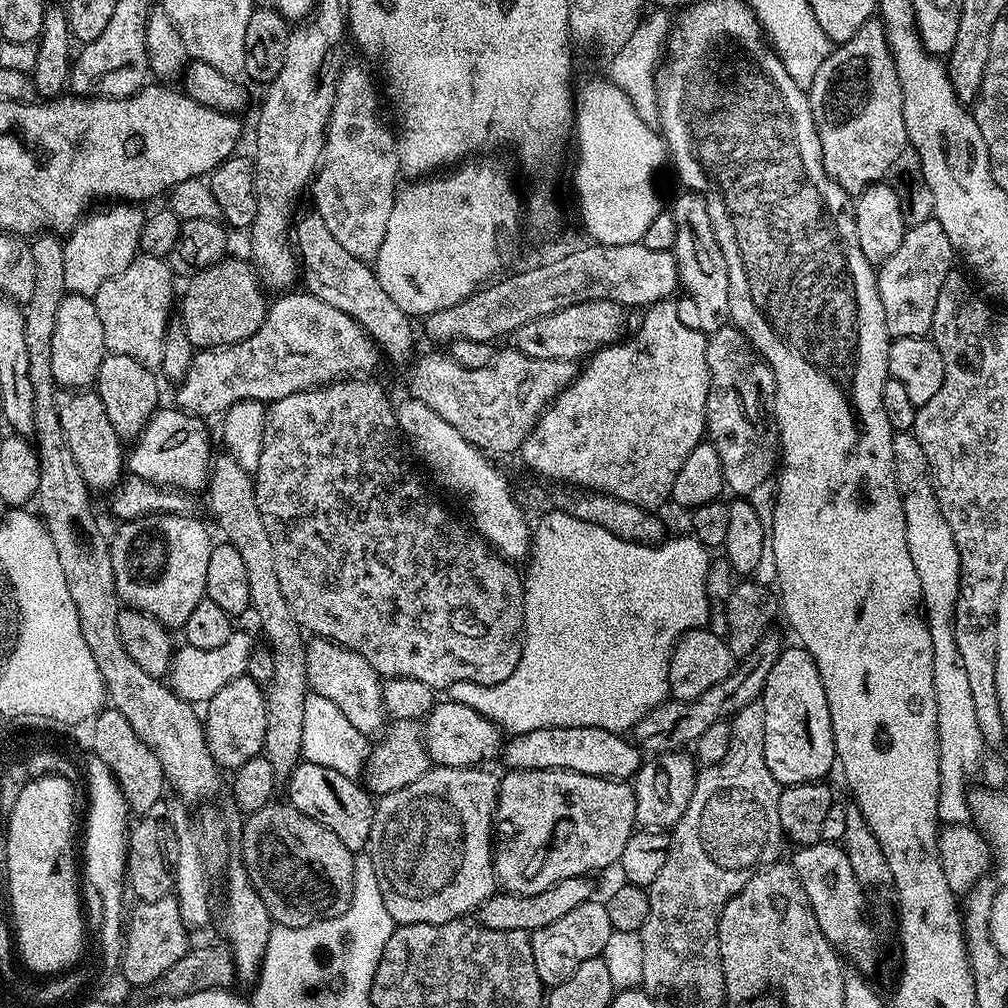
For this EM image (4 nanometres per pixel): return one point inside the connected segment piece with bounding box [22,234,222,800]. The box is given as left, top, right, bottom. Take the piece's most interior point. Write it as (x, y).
(168, 724)

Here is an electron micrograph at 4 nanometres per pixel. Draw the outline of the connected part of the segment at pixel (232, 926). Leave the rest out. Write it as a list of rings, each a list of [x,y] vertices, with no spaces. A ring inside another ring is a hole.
[[[236,862],[233,863],[232,869],[229,867],[226,872],[224,884],[224,913],[219,913],[218,924],[220,920],[220,928],[224,931],[223,939],[227,941],[232,950],[234,958],[234,966],[236,967],[236,980],[239,983],[255,985],[258,977],[260,977],[260,967],[264,961],[266,954],[266,942],[270,942],[270,934],[273,930],[272,916],[266,910],[266,906],[262,903],[262,898],[258,898],[258,890],[254,890],[254,886],[250,882],[250,878],[246,874],[244,865]]]

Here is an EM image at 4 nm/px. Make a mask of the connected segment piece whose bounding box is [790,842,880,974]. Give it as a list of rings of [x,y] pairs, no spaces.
[[[819,842],[797,847],[795,851],[790,857],[790,863],[806,890],[822,934],[849,965],[852,963],[856,967],[853,969],[864,974],[874,971],[880,960],[880,936],[872,929],[873,921],[868,916],[864,917],[866,892],[854,874],[850,858],[844,853],[843,847],[836,842]]]

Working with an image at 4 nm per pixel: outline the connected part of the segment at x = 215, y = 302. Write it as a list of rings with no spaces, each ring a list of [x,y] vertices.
[[[225,258],[187,281],[184,301],[179,301],[178,316],[193,349],[219,350],[250,338],[262,326],[266,311],[265,289],[247,259]]]

